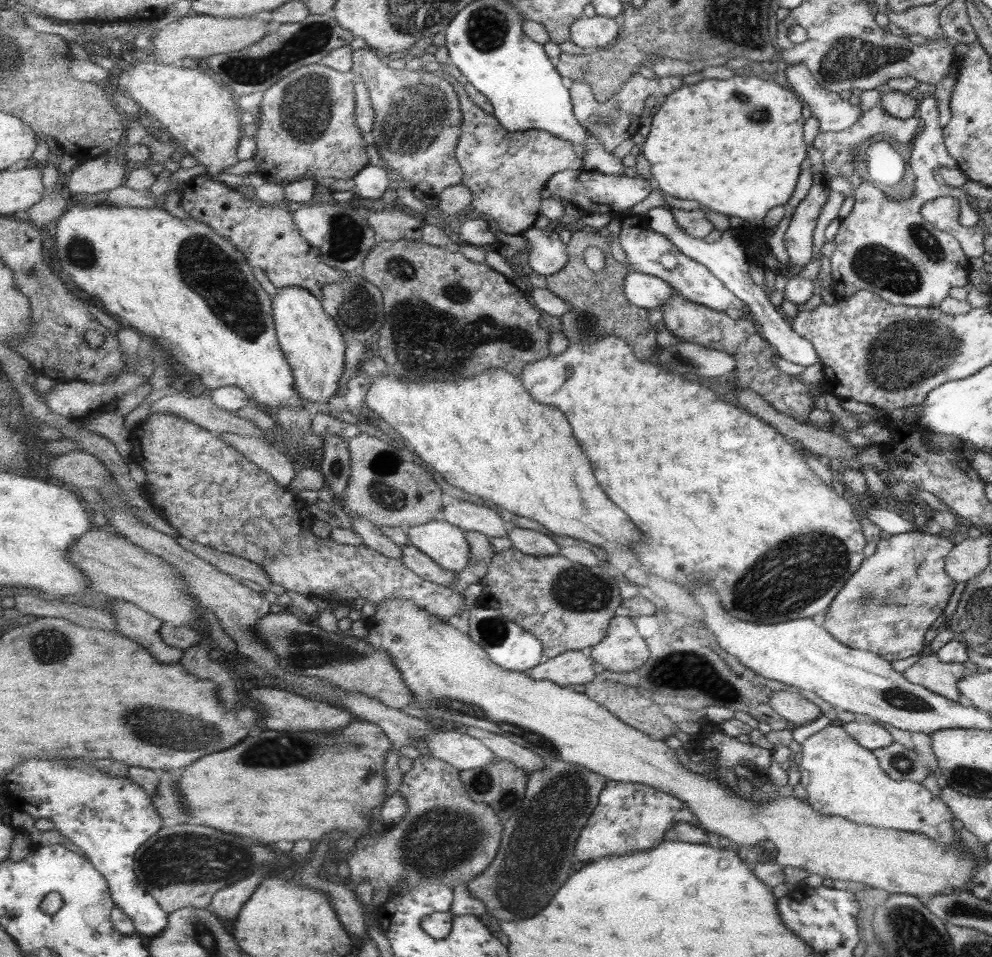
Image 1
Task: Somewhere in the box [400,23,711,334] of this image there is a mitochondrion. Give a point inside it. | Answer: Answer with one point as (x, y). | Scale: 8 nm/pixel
(454, 289)

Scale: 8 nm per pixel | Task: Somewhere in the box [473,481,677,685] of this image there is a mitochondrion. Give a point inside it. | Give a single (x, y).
(575, 589)

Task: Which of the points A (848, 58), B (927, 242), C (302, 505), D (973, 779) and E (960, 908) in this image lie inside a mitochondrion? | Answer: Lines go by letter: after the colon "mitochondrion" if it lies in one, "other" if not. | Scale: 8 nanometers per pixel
A: mitochondrion
B: mitochondrion
C: other
D: mitochondrion
E: mitochondrion

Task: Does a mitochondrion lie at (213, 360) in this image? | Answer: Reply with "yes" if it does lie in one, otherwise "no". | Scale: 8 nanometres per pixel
no

